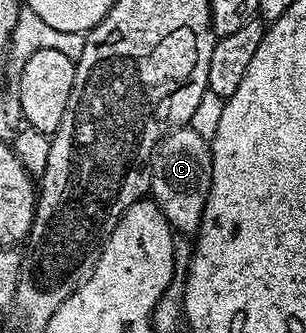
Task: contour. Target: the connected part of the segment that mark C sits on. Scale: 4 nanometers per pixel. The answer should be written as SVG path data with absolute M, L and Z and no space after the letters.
M190 126L176 127L159 140L149 168L149 195L180 236L191 237L198 232L210 188L210 142L199 137Z

